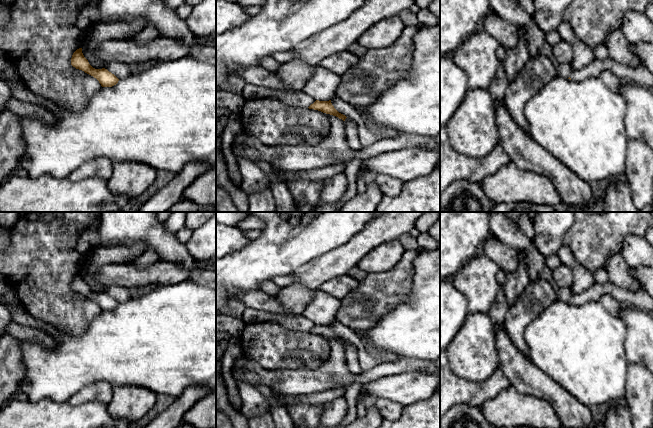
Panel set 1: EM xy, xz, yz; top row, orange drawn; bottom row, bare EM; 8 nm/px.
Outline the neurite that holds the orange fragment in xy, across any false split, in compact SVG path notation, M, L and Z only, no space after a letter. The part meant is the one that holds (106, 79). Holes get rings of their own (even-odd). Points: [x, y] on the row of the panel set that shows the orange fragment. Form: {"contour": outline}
{"contour": "M82 48L77 49L71 58L71 65L76 69L82 70L85 73L96 78L102 87L112 87L116 85L119 79L109 72L107 69L95 69L93 68L88 60L84 57L82 53Z"}

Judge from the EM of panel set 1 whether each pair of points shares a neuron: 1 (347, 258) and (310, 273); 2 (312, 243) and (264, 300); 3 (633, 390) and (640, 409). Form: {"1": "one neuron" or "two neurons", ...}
{"1": "one neuron", "2": "two neurons", "3": "one neuron"}

